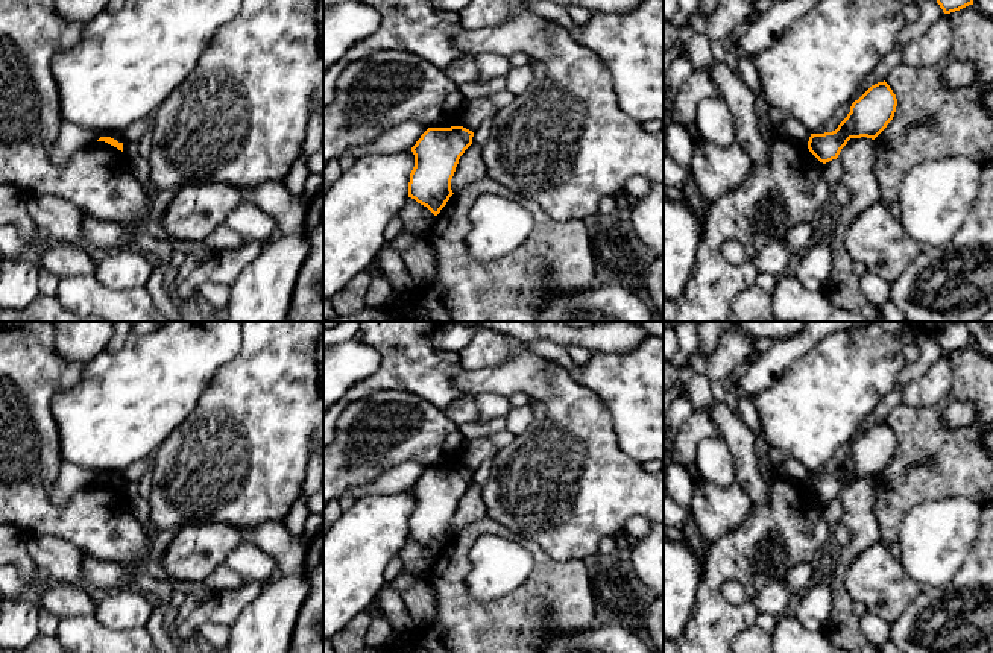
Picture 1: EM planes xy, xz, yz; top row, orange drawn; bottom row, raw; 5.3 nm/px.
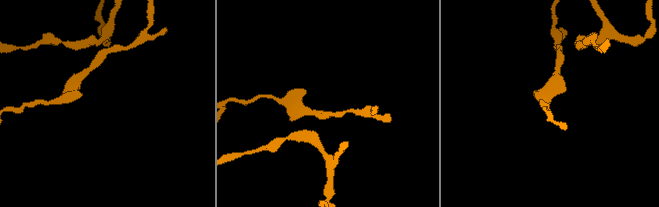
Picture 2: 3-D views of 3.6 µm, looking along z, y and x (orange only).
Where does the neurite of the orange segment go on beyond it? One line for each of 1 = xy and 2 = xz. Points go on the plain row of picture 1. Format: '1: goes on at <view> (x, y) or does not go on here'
1: does not go on here
2: does not go on here

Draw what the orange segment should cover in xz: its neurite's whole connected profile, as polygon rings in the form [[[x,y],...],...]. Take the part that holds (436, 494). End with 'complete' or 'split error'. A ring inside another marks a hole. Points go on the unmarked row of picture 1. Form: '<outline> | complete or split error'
[[[463,466],[428,468],[411,487],[415,507],[408,538],[437,556],[454,535],[451,519],[472,477],[474,472]]] | complete

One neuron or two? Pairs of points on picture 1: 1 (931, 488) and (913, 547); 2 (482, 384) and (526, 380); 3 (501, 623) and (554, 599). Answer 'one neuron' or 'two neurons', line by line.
1: two neurons
2: one neuron
3: one neuron

